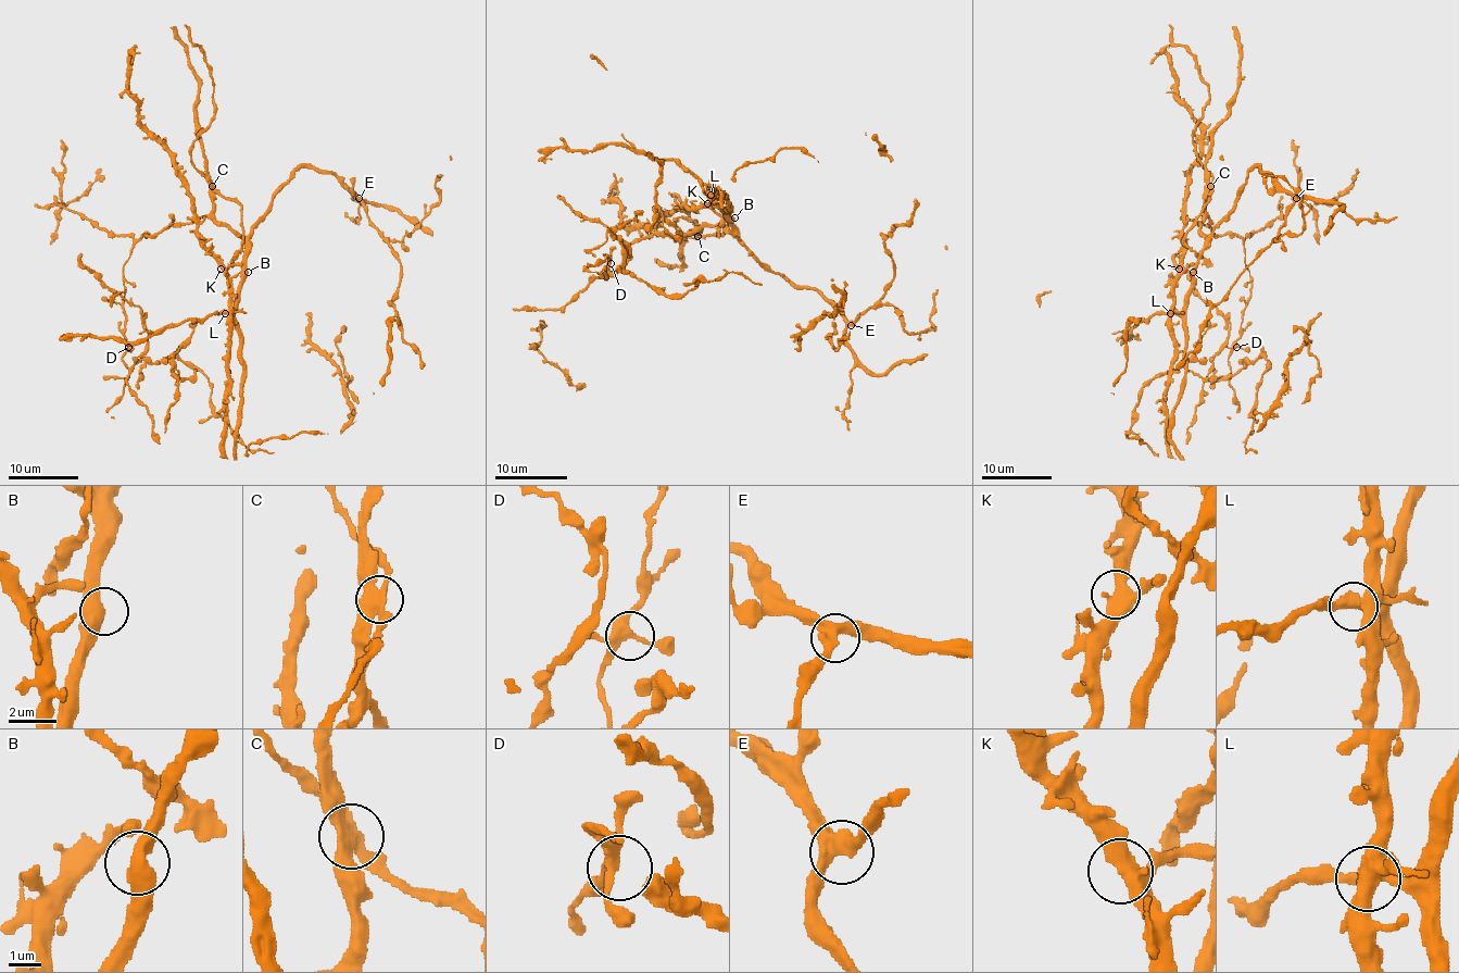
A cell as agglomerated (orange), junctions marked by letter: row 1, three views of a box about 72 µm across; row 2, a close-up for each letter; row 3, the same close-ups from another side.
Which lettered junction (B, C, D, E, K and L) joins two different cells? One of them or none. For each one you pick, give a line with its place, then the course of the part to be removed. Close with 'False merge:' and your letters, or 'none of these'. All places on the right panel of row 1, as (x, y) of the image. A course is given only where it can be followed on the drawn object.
C: (1210, 186) | (1210, 186), (1212, 176), (1196, 157), (1193, 137), (1209, 85), (1192, 53), (1172, 41), (1169, 24)
False merge: C

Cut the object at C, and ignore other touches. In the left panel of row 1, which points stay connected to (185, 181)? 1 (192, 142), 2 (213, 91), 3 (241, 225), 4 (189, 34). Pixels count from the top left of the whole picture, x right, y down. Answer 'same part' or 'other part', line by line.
1: other part
2: other part
3: other part
4: other part

